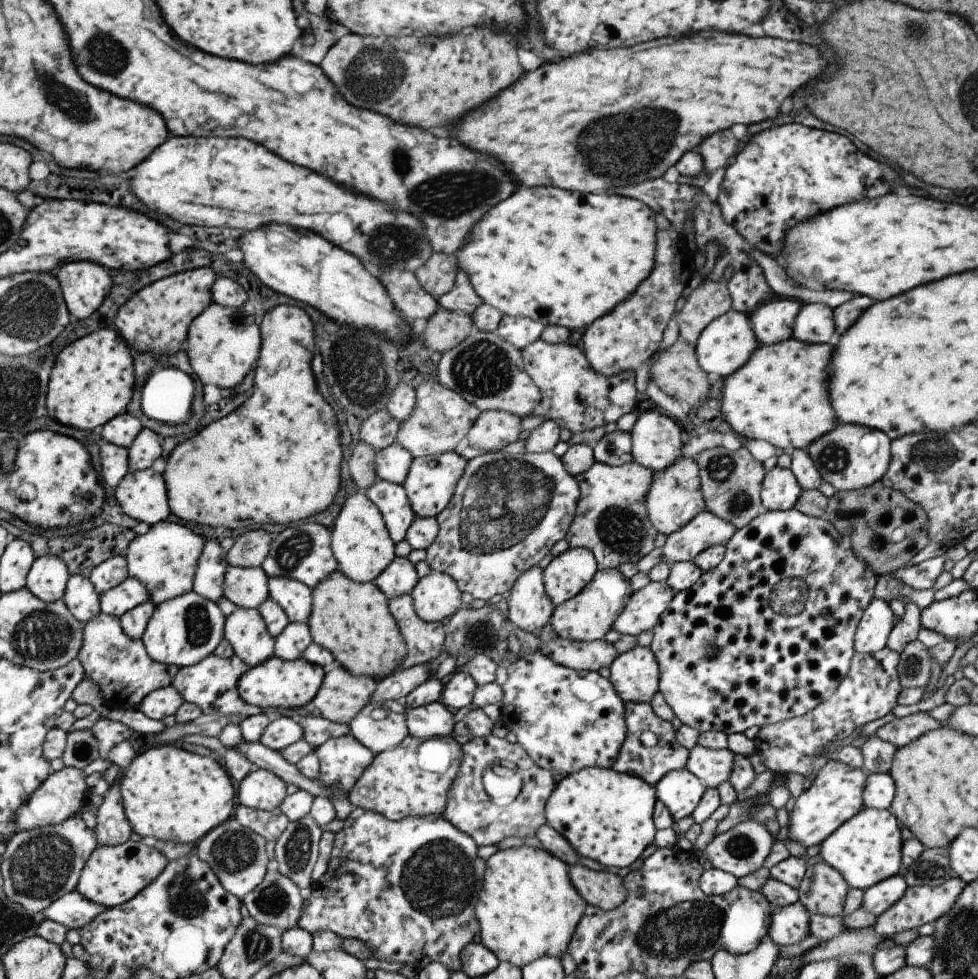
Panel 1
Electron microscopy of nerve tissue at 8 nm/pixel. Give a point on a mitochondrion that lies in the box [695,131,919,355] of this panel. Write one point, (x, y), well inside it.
(884, 178)

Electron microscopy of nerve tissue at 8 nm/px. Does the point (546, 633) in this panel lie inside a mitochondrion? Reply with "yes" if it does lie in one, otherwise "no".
no

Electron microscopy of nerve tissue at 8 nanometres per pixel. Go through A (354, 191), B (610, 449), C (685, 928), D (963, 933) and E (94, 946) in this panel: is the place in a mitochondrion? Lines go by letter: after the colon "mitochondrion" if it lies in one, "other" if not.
A: other
B: other
C: mitochondrion
D: mitochondrion
E: other

